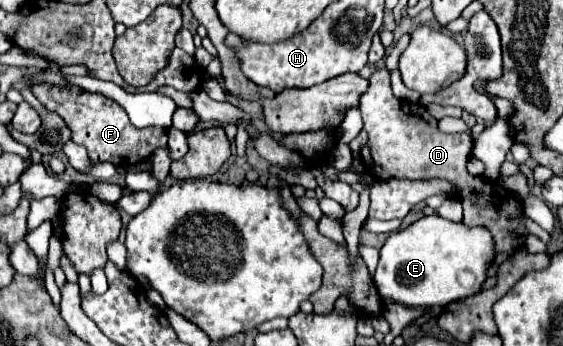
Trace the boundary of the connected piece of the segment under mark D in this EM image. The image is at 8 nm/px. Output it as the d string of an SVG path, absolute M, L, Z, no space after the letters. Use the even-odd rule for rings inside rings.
M386 68L376 70L372 74L370 88L364 94L364 98L360 98L360 112L364 128L368 130L368 142L360 152L366 174L378 180L442 178L458 190L458 200L464 206L464 224L470 228L484 226L492 232L496 254L504 252L510 256L526 244L530 232L524 226L522 202L514 194L508 194L500 182L492 184L486 178L472 176L466 170L472 152L472 136L468 132L444 134L438 130L436 118L432 118L424 106L398 100L392 94L390 72Z

